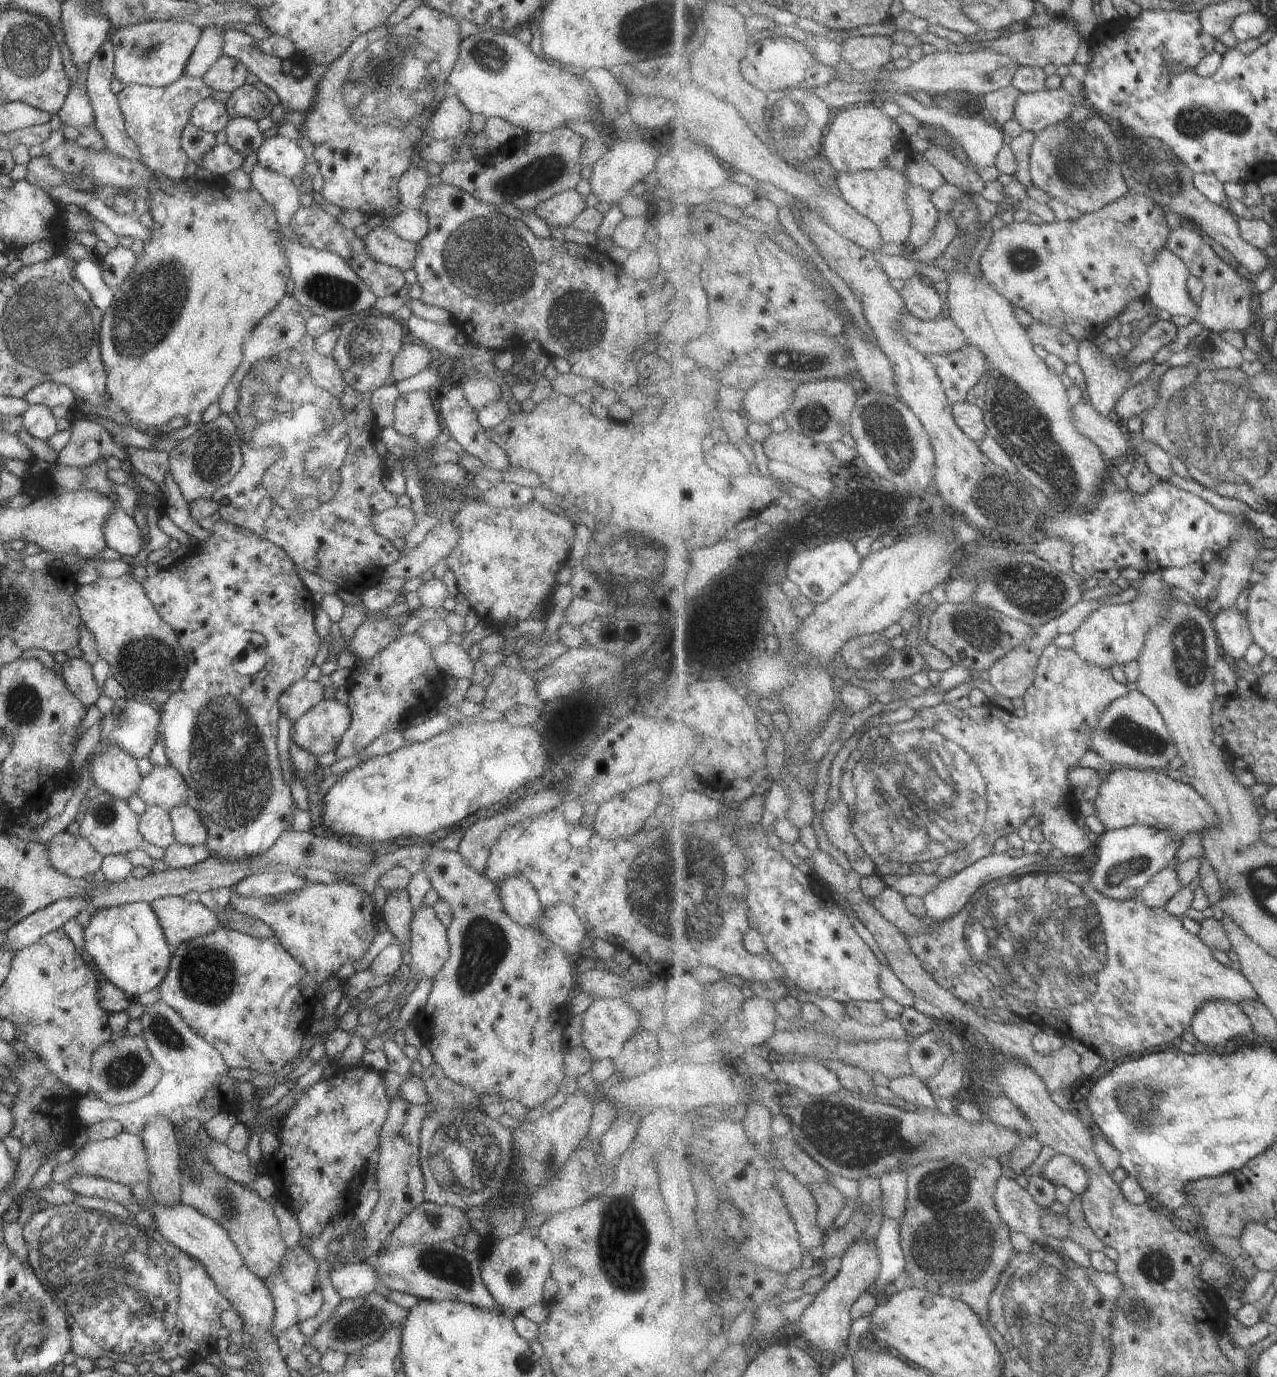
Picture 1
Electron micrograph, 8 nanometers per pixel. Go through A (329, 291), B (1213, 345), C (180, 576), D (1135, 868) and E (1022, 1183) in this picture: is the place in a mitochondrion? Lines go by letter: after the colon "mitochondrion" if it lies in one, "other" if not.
A: mitochondrion
B: mitochondrion
C: other
D: mitochondrion
E: other

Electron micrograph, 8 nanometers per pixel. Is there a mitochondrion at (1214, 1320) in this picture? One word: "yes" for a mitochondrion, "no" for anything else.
no

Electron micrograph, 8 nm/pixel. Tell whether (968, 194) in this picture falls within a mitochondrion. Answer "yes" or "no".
no

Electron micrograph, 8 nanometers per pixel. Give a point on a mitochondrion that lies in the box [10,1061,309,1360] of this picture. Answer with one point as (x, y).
(96, 1266)

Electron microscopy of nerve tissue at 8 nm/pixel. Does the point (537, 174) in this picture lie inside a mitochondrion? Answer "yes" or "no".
yes

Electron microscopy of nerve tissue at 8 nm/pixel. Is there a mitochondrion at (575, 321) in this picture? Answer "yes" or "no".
yes

